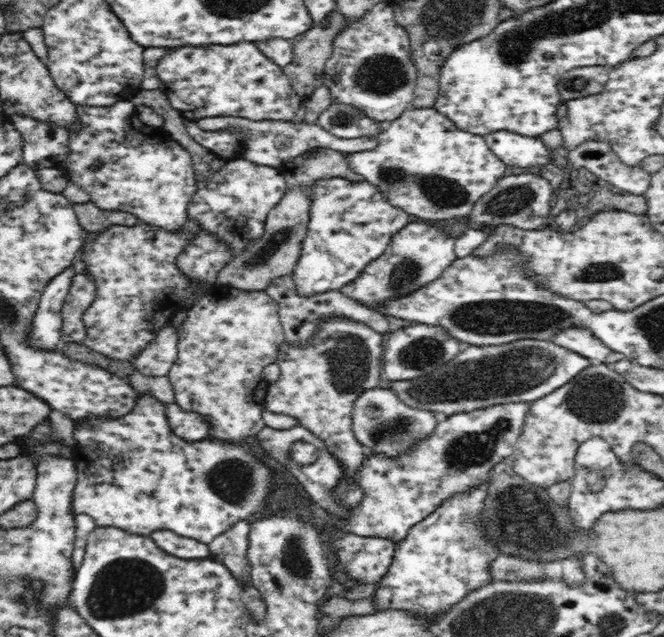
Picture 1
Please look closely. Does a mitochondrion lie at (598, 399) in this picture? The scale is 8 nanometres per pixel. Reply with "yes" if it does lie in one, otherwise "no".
yes

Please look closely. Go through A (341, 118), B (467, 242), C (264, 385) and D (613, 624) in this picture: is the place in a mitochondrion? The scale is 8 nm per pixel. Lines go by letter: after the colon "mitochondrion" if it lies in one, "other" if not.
A: mitochondrion
B: other
C: other
D: mitochondrion

